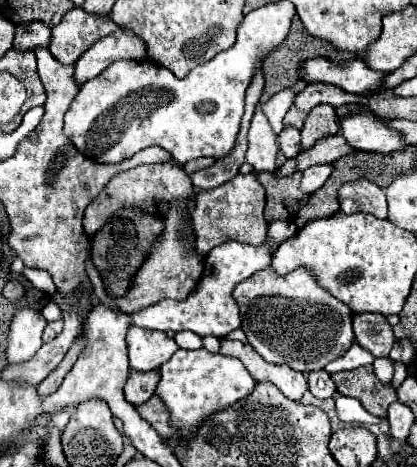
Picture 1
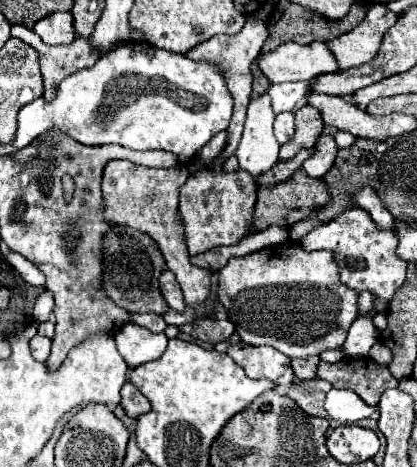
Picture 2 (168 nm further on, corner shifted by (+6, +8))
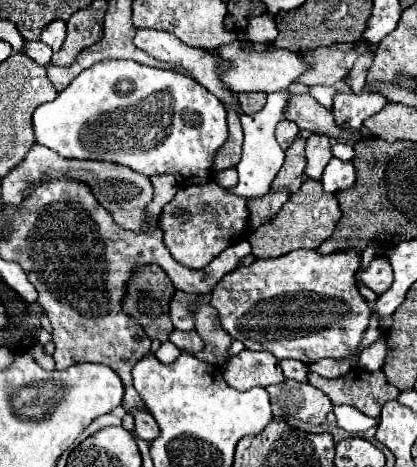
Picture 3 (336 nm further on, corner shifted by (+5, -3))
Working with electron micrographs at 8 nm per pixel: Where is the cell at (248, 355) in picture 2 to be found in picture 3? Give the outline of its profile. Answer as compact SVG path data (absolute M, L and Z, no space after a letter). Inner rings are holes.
M243 350L241 354L229 358L223 368L223 378L237 390L281 384L285 380L275 356L271 356L269 352L251 350Z

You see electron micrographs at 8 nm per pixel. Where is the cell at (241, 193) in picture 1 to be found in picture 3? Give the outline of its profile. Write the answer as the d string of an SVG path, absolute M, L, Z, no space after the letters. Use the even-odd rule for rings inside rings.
M213 180L207 184L179 188L175 198L163 208L161 230L163 242L173 258L187 268L205 268L215 256L219 256L231 244L243 240L249 232L247 200L233 196L233 192L221 188Z

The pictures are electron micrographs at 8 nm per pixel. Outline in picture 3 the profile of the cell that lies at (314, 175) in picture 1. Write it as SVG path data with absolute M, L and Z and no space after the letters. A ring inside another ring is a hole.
M311 134L307 138L305 156L307 156L305 174L311 180L321 180L321 174L323 174L327 162L333 158L333 154L331 154L331 138L327 138L323 134Z

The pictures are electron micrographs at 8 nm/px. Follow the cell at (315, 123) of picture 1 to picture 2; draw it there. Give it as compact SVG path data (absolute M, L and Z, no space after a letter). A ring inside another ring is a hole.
M304 105L296 111L296 133L294 137L280 147L278 161L292 159L300 149L312 149L314 141L322 133L322 117L318 117L316 109L310 109L310 105Z

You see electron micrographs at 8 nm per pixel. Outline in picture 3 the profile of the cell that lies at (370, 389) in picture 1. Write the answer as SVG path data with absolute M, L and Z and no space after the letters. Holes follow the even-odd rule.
M353 368L349 374L333 380L309 372L309 384L323 390L333 404L355 406L357 410L373 418L381 414L385 402L397 400L401 394L393 384L387 382L381 370L367 372L361 368Z

